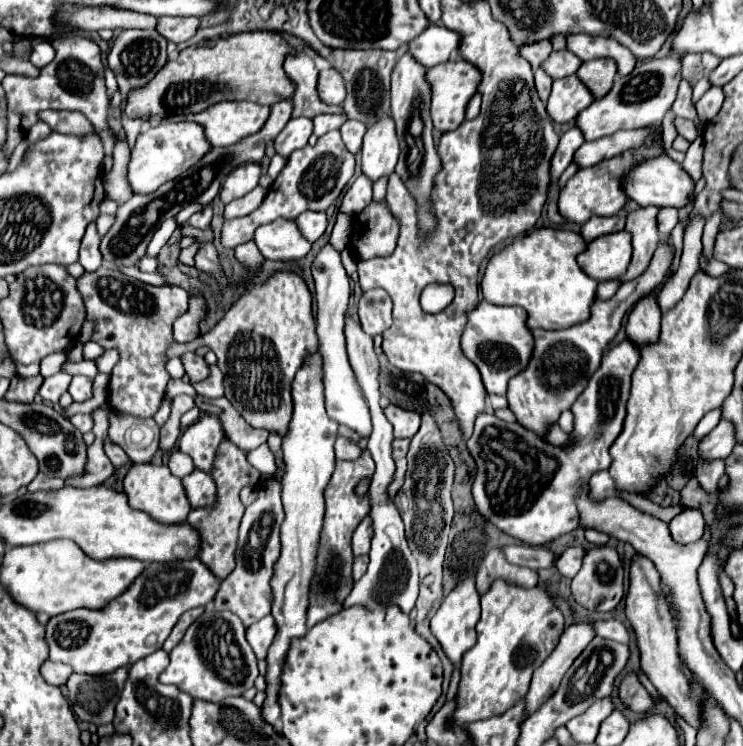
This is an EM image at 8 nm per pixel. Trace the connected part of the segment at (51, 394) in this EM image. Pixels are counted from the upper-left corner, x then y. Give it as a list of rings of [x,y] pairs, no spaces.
[[[59,372],[59,374],[55,374],[55,376],[49,376],[49,378],[43,380],[41,398],[47,400],[47,402],[57,404],[59,398],[61,398],[61,394],[67,392],[69,384],[71,384],[71,374],[67,374],[67,372]]]

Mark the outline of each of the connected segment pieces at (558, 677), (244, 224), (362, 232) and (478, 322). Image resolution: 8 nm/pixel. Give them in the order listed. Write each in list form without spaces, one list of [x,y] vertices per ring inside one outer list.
[[[573,624],[565,628],[557,648],[549,654],[549,658],[533,674],[531,688],[525,696],[525,718],[531,712],[535,712],[545,700],[549,700],[553,692],[557,692],[565,672],[569,670],[573,660],[581,654],[581,650],[589,644],[589,640],[593,640],[593,630],[589,626]]]
[[[333,130],[333,132],[327,132],[325,136],[321,136],[313,148],[307,144],[305,148],[295,150],[289,156],[279,178],[269,188],[269,194],[263,200],[263,204],[255,212],[251,212],[249,216],[233,218],[233,220],[227,220],[223,224],[221,246],[235,248],[243,242],[249,242],[249,240],[253,240],[253,232],[261,224],[273,222],[277,218],[295,220],[305,210],[315,210],[315,212],[327,210],[331,204],[335,204],[335,200],[339,198],[343,188],[351,180],[353,170],[355,170],[355,156],[345,148],[339,130]]]
[[[373,202],[353,220],[351,248],[359,260],[387,256],[393,252],[399,234],[399,224],[391,216],[385,202]]]
[[[485,300],[469,312],[461,336],[463,354],[479,368],[483,384],[489,394],[505,396],[509,378],[513,378],[529,362],[533,350],[533,336],[525,324],[525,310],[519,306],[493,306]]]

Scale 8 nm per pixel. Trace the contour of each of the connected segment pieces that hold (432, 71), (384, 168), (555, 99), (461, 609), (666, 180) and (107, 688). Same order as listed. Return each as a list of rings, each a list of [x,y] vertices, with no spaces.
[[[449,60],[443,64],[437,64],[433,68],[429,68],[429,82],[433,84],[433,104],[431,104],[431,118],[433,124],[439,132],[449,132],[461,126],[461,122],[465,120],[465,110],[469,100],[473,98],[473,94],[477,92],[477,86],[481,84],[481,72],[473,66],[467,64],[465,60]]]
[[[379,120],[367,130],[363,138],[363,174],[377,182],[383,176],[395,172],[399,160],[399,142],[395,134],[393,120]]]
[[[573,74],[553,82],[553,90],[547,102],[547,112],[555,122],[571,122],[577,118],[581,110],[585,110],[595,96],[589,88]]]
[[[469,578],[469,580],[463,580],[459,586],[455,586],[455,590],[441,602],[437,614],[431,618],[431,632],[439,640],[445,656],[453,666],[459,666],[463,654],[475,646],[477,620],[479,620],[479,594],[475,590],[475,580]]]
[[[667,154],[659,156],[659,160],[647,160],[629,172],[625,178],[625,194],[635,200],[639,206],[657,206],[657,208],[685,208],[693,200],[695,182],[681,168],[681,164],[673,162]]]
[[[119,668],[109,676],[71,674],[65,688],[75,716],[83,722],[93,722],[95,726],[113,722],[115,704],[121,698],[121,688],[127,672],[127,668]]]

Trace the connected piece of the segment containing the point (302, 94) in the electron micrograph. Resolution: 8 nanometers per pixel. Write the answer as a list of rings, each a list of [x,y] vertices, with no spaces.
[[[297,46],[297,52],[289,56],[289,60],[285,60],[285,72],[297,84],[297,92],[293,96],[293,104],[295,104],[293,116],[315,118],[317,112],[329,112],[329,114],[345,112],[341,106],[327,106],[323,100],[319,100],[317,94],[319,72],[313,60],[303,52],[303,46]]]

